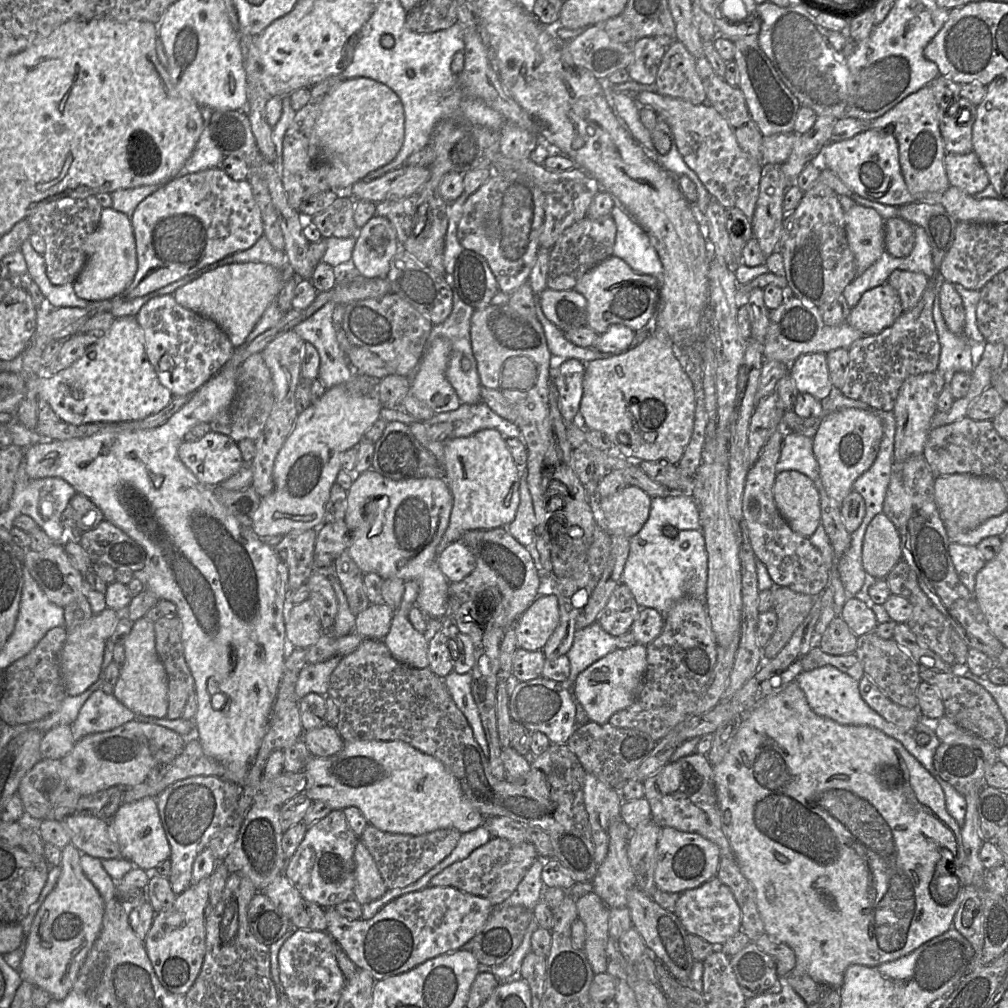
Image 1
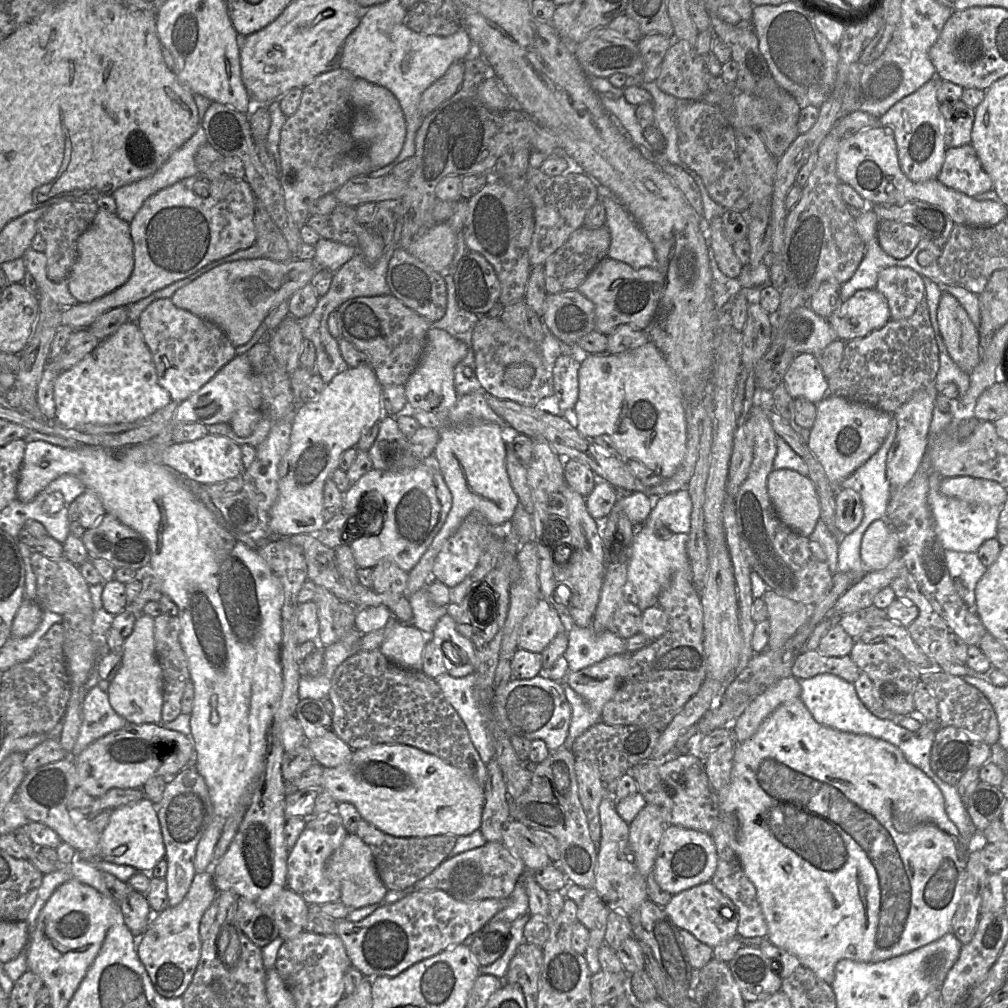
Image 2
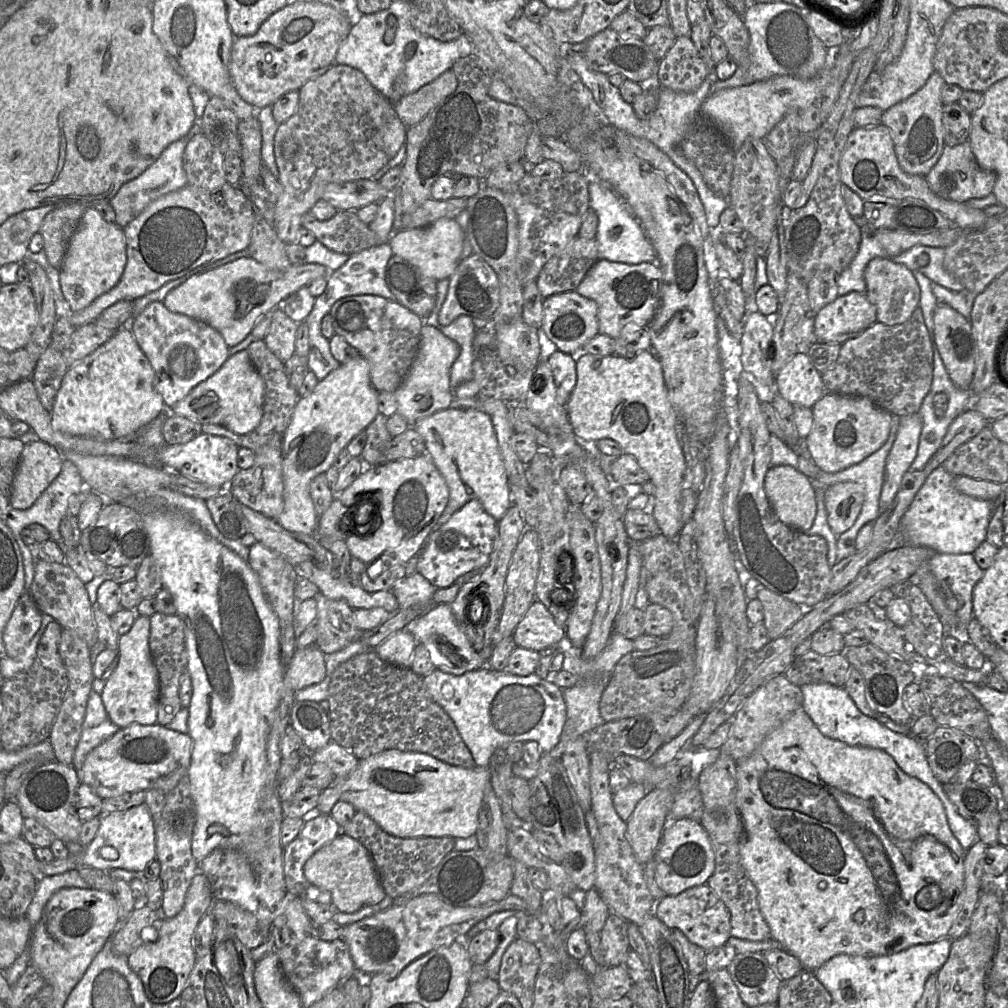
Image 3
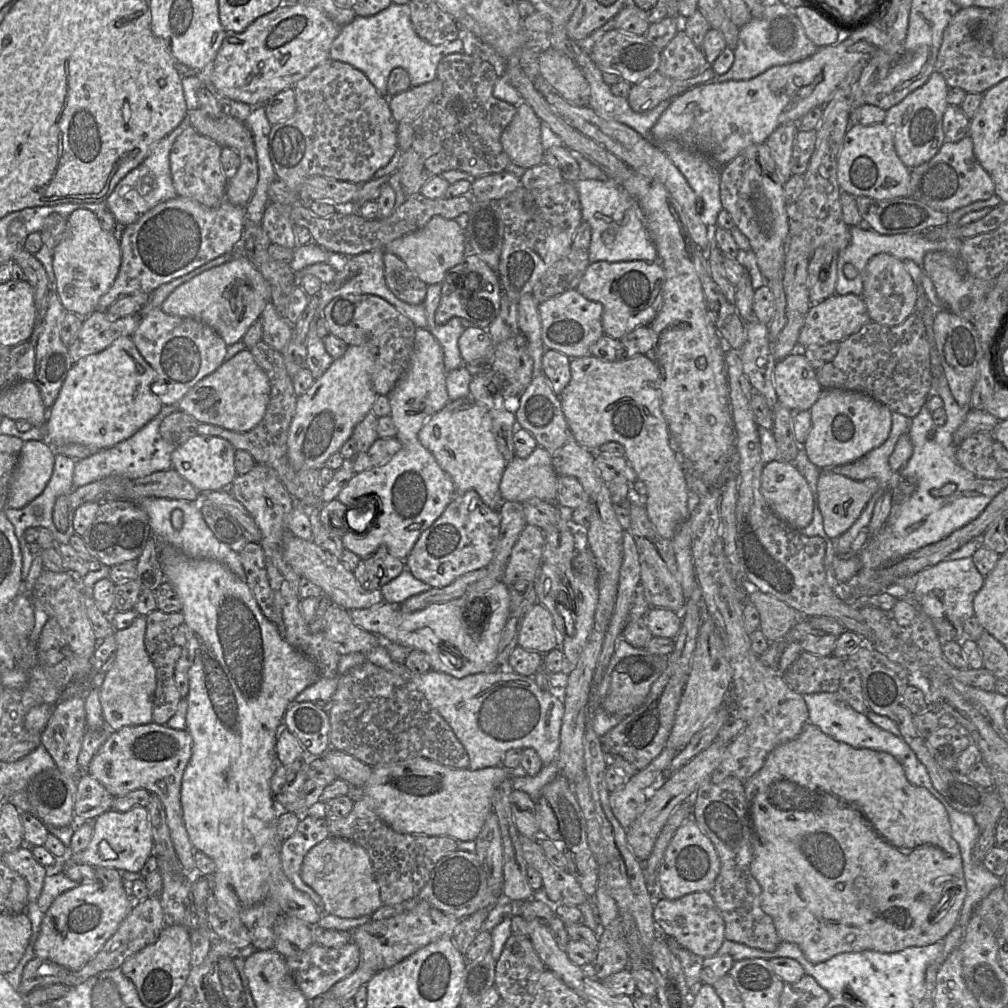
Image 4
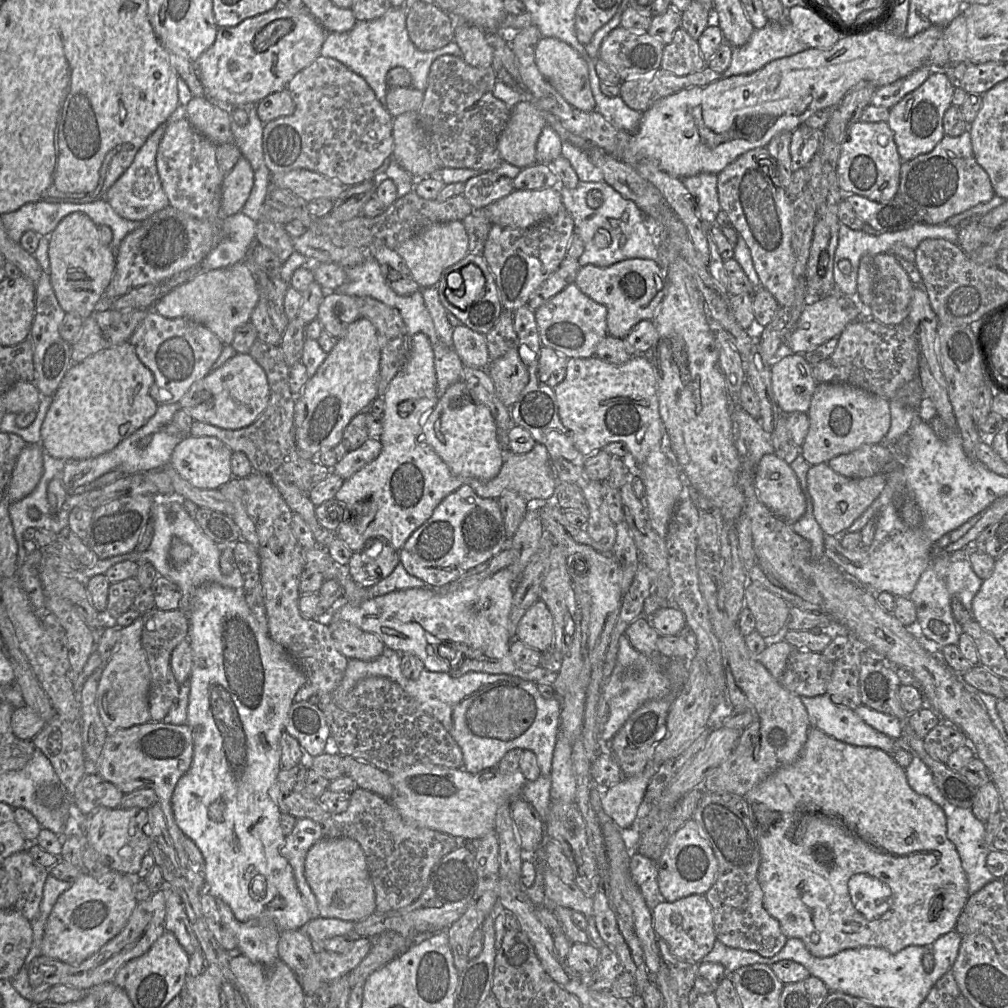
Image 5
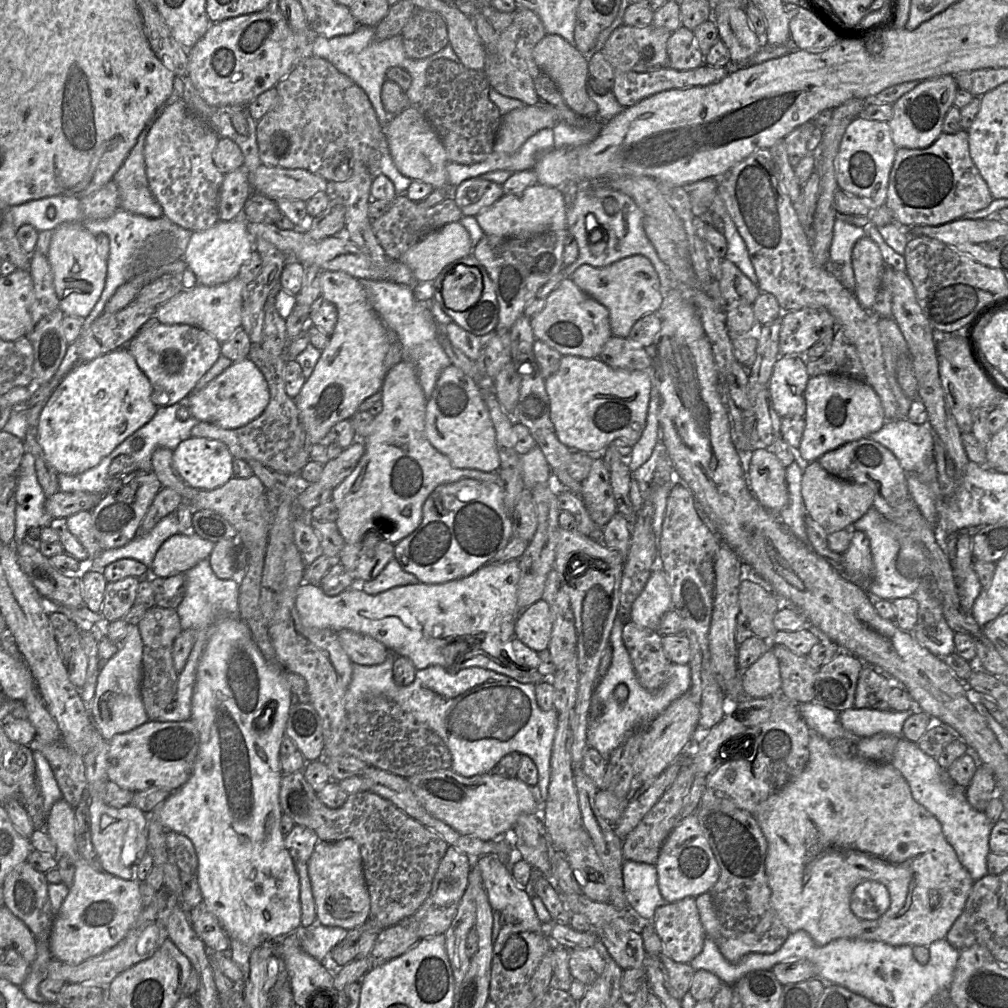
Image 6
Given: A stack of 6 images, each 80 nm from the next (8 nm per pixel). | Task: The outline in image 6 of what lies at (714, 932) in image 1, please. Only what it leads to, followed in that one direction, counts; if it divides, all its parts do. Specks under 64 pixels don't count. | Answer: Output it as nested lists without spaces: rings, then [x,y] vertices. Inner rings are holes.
[[[695,899],[665,903],[656,909],[652,919],[666,952],[676,962],[690,963],[704,947],[706,933]]]

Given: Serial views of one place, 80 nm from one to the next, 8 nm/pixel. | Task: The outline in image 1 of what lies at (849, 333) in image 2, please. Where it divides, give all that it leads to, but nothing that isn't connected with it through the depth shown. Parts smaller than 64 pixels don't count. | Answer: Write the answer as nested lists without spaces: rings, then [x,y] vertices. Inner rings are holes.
[[[888,283],[865,291],[858,303],[851,308],[846,324],[860,331],[863,336],[877,335],[903,313],[897,291]]]

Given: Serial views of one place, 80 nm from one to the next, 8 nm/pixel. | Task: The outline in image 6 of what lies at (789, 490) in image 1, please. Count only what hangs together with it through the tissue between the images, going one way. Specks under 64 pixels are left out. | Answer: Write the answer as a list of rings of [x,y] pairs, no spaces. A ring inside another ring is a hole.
[[[765,448],[756,449],[750,461],[749,479],[753,494],[769,511],[779,513],[789,502],[786,468]]]

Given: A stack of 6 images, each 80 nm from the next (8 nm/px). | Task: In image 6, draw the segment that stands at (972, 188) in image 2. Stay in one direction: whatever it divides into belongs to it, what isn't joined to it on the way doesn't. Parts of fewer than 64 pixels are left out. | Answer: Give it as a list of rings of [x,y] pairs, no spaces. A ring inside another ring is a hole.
[[[960,130],[956,134],[942,132],[932,145],[924,149],[897,148],[885,205],[893,212],[895,222],[900,226],[940,226],[961,219],[967,213],[980,211],[989,206],[992,200],[986,181],[971,159],[967,130]]]

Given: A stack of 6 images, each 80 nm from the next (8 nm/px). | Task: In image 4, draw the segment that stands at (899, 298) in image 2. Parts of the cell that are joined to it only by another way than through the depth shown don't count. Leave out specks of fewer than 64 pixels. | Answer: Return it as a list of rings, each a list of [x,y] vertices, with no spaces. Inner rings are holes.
[[[880,253],[867,263],[863,274],[863,298],[871,321],[885,326],[897,326],[903,323],[916,309],[917,290],[913,278],[902,260]]]

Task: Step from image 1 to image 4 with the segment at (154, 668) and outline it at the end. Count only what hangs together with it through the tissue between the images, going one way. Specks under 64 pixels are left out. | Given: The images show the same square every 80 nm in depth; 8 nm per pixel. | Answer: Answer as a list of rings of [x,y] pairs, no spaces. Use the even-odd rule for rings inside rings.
[[[138,615],[125,629],[116,630],[116,658],[99,688],[99,701],[106,726],[117,731],[125,726],[153,722],[156,670],[145,648],[146,616]]]

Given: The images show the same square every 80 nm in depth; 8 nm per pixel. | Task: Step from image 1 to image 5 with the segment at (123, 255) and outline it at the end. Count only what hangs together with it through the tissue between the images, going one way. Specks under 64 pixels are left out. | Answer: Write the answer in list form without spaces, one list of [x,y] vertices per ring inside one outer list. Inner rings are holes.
[[[83,212],[62,219],[50,234],[50,279],[61,308],[82,319],[88,318],[101,304],[116,267],[116,253],[102,243],[99,227]]]

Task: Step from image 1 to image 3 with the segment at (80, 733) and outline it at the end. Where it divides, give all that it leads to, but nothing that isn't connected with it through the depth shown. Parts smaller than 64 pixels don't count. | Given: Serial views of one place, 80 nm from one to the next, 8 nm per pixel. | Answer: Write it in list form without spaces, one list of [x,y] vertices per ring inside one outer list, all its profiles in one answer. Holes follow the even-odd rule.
[[[92,690],[89,694],[82,732],[75,748],[72,766],[81,769],[86,756],[119,729],[109,718],[101,695]]]

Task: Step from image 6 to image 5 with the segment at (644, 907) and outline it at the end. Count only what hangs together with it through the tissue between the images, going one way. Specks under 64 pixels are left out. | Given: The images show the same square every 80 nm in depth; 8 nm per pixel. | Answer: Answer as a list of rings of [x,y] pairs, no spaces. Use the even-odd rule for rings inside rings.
[[[632,852],[629,861],[629,872],[651,911],[658,903],[665,901],[658,887],[656,861],[637,852]]]

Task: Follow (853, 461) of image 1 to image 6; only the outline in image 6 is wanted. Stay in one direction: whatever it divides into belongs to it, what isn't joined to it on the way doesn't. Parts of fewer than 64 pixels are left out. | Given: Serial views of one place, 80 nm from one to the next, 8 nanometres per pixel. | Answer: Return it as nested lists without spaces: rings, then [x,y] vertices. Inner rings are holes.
[[[838,374],[810,377],[805,390],[805,430],[800,443],[801,457],[818,461],[828,451],[879,431],[885,424],[880,398],[863,379]]]

